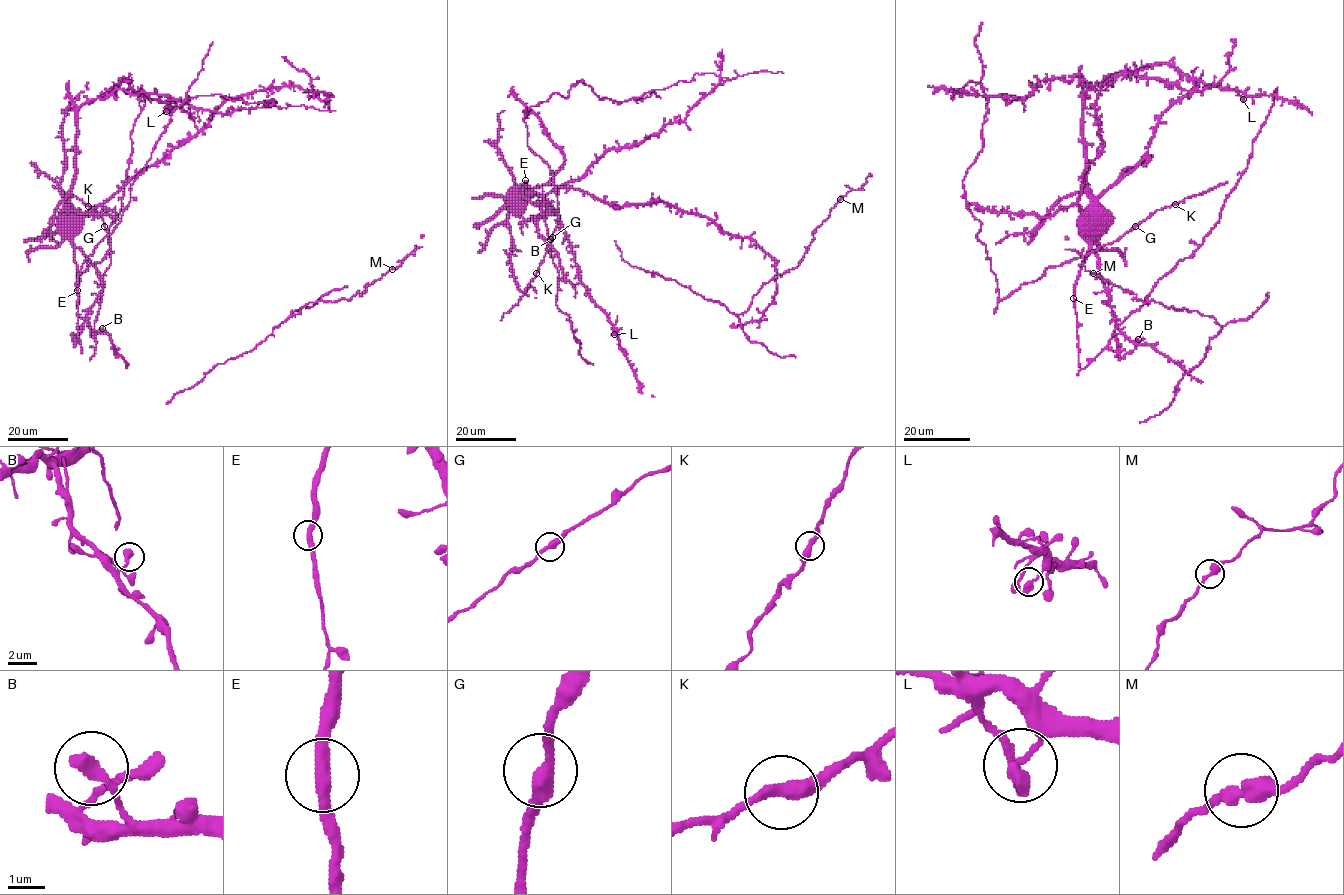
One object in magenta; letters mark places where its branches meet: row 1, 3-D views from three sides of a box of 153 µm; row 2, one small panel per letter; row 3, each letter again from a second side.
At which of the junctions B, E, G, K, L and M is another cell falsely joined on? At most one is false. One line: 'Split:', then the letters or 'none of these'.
Split: M

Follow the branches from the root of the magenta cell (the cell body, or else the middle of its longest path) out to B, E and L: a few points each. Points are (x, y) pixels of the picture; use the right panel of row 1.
B: (1085, 232), (1090, 237), (1089, 247), (1096, 254), (1098, 269), (1117, 327), (1132, 341), (1140, 341), (1138, 339)
E: (1085, 232), (1089, 241), (1089, 254), (1081, 267), (1073, 298)
L: (1085, 232), (1090, 189), (1083, 96), (1091, 87), (1115, 74), (1166, 63), (1210, 86), (1229, 87), (1243, 99)

